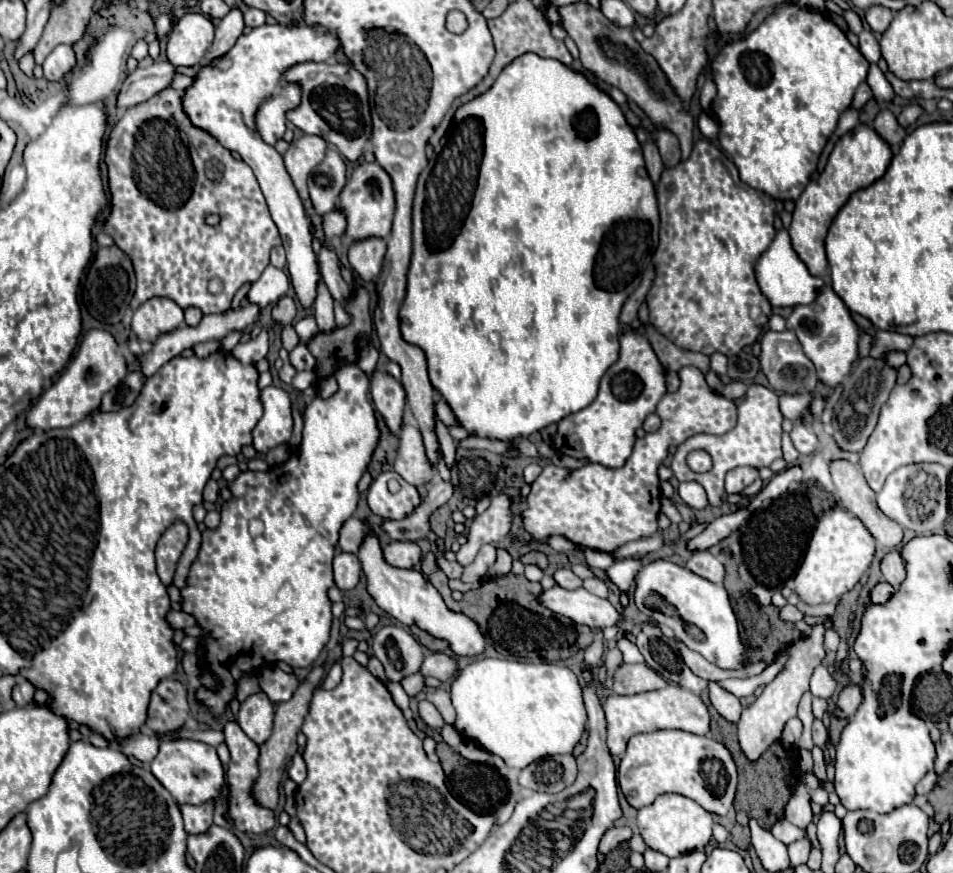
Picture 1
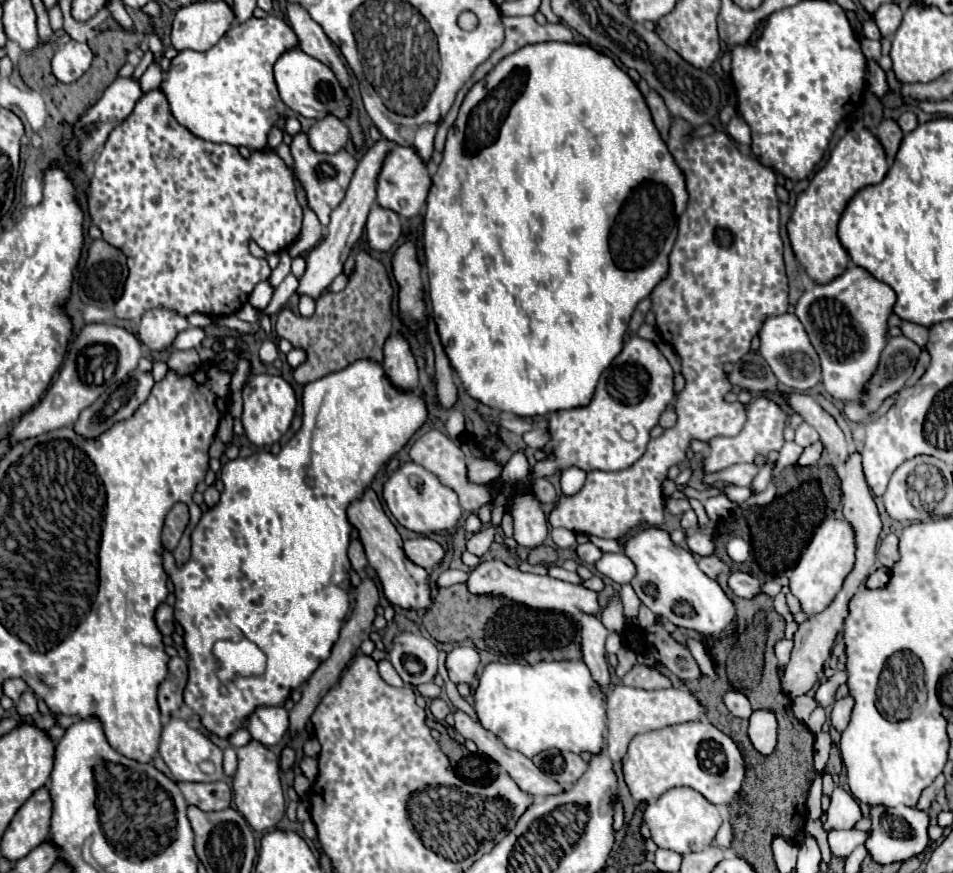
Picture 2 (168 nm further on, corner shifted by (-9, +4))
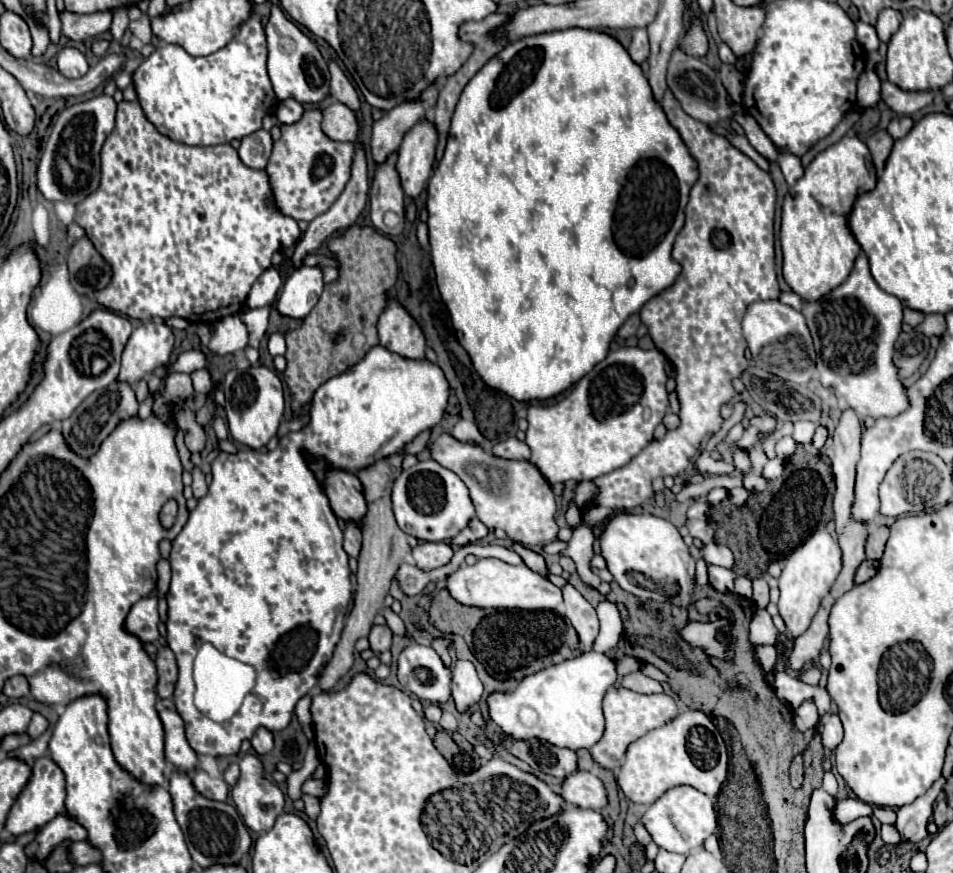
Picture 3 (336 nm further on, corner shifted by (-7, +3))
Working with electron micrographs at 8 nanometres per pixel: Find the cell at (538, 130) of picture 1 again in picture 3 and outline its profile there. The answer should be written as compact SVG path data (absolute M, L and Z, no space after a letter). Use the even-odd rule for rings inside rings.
M584 28L546 32L508 44L466 84L452 126L444 156L428 182L428 235L436 286L450 314L458 342L468 352L476 374L494 390L518 402L548 400L576 384L594 364L608 354L610 342L626 318L638 312L646 300L674 284L680 264L672 258L672 244L684 226L688 192L698 178L698 168L680 134L668 124L660 104L654 100L648 80L634 64L620 42L608 34Z

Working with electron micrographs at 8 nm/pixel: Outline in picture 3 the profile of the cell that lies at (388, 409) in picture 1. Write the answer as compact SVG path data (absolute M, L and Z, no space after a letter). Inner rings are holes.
M392 294L388 308L378 320L378 336L384 348L396 352L402 358L408 360L424 358L424 348L426 348L424 334L420 326L414 322L414 318L410 318L408 312L394 300Z

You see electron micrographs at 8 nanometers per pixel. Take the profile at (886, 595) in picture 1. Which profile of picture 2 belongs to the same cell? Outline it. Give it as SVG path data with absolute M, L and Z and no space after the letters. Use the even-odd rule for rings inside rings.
M878 567L874 573L868 575L868 581L866 581L866 587L868 589L878 589L878 587L884 587L888 583L890 575L888 575L888 569L886 567Z

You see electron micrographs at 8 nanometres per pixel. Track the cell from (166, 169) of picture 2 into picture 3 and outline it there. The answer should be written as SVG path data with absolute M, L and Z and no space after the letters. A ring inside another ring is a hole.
M122 100L118 104L118 114L116 114L116 128L112 130L112 134L106 138L102 152L100 152L100 160L102 160L102 176L100 176L100 186L86 196L86 200L82 200L78 204L78 216L76 222L86 230L88 238L92 240L92 244L96 246L96 250L104 256L104 260L112 266L114 270L114 278L110 282L110 286L102 292L96 292L96 300L126 318L136 318L136 320L150 320L150 318L162 318L168 320L172 316L180 316L186 318L188 322L202 322L202 324L216 324L218 320L238 314L246 302L246 296L254 284L254 280L258 280L258 276L270 268L270 260L272 254L278 250L288 250L294 244L298 244L298 240L302 238L302 232L298 228L298 222L282 212L278 212L278 208L274 208L274 196L270 196L270 180L266 180L266 170L258 172L252 168L246 168L246 164L242 164L238 152L230 146L230 144L220 144L220 146L188 146L182 142L174 142L168 136L162 136L154 124L150 124L150 120L146 120L146 114L142 112L142 106L138 104L138 100L134 102L126 102Z

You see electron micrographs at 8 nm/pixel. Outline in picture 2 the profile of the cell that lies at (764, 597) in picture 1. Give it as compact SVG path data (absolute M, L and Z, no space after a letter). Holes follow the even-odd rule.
M732 571L730 577L728 577L728 587L738 597L746 597L746 599L754 597L760 591L760 585L758 579L752 577L749 573L744 573L744 571Z

